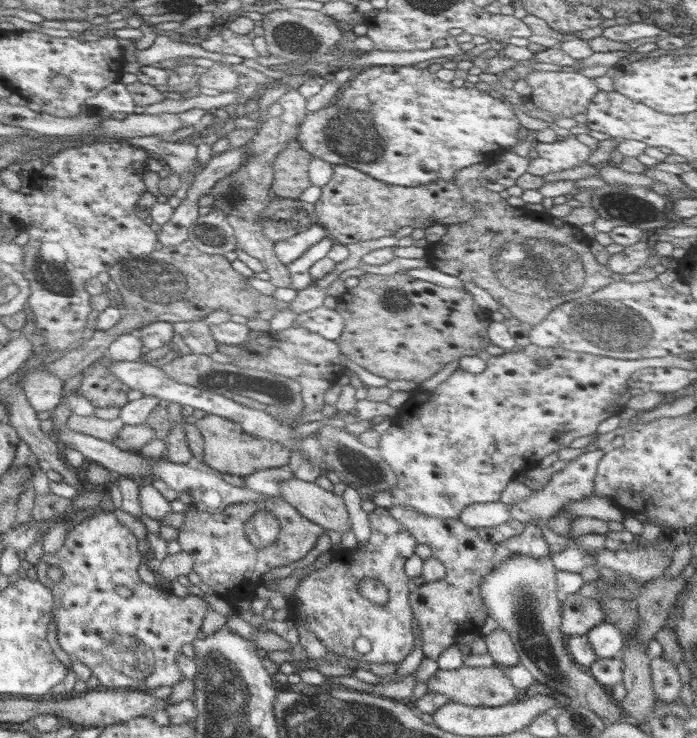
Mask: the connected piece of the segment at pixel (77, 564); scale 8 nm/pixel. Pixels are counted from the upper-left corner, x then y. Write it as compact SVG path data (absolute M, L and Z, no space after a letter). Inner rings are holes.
M98 509L74 521L72 527L66 534L65 540L61 544L61 548L57 548L53 554L43 554L33 567L37 574L37 580L51 590L53 597L51 616L55 616L57 644L59 648L67 655L71 654L77 661L83 663L91 671L91 676L98 679L98 685L105 687L107 690L127 687L131 691L136 689L136 691L145 691L147 693L152 692L159 686L169 686L171 688L173 684L181 681L183 676L174 664L174 659L181 654L181 647L184 644L190 644L196 639L197 631L201 629L205 611L209 609L209 604L195 595L188 594L184 597L179 597L169 590L157 589L144 583L137 574L137 566L141 564L143 558L139 554L139 551L137 551L136 542L137 540L133 533L117 521L113 512L104 512ZM49 566L57 566L57 568L63 572L61 573L61 579L59 579L57 583L53 583L53 581L49 581L49 578L47 578L47 568L49 568Z

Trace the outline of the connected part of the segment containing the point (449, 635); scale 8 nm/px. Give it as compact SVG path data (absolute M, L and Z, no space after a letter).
M392 506L387 512L395 521L406 528L415 538L416 544L425 544L431 550L431 557L439 560L445 567L445 576L435 582L412 586L409 591L409 604L415 620L421 629L420 641L423 657L435 661L437 656L454 646L457 637L465 634L479 634L486 616L479 582L493 566L505 562L505 558L525 556L545 558L549 548L543 540L541 530L534 524L525 524L519 535L505 538L498 544L482 541L477 529L465 526L458 518L425 516L411 507Z

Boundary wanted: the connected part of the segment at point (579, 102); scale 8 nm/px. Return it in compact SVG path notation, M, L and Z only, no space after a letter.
M532 70L524 81L531 88L527 98L537 109L565 118L587 113L591 99L599 91L592 79L573 71Z

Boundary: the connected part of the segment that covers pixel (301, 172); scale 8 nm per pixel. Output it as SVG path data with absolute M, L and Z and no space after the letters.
M289 141L276 157L271 193L276 198L298 199L309 186L308 167L311 156L294 141Z

